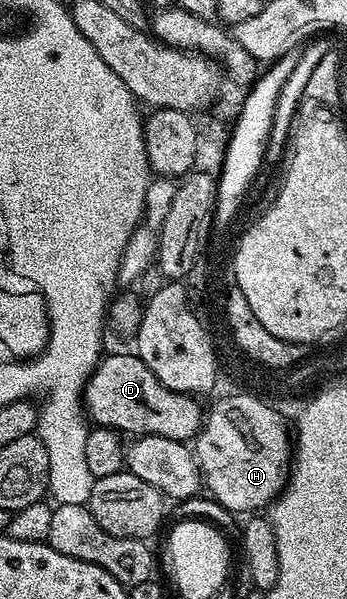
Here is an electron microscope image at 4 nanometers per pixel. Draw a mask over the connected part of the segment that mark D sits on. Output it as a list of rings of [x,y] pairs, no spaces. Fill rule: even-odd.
[[[134,353],[128,355],[104,354],[89,377],[83,391],[83,406],[90,422],[97,427],[110,427],[128,436],[160,435],[170,439],[194,440],[203,426],[204,408],[199,408],[200,400],[193,395],[182,395],[170,391]]]

